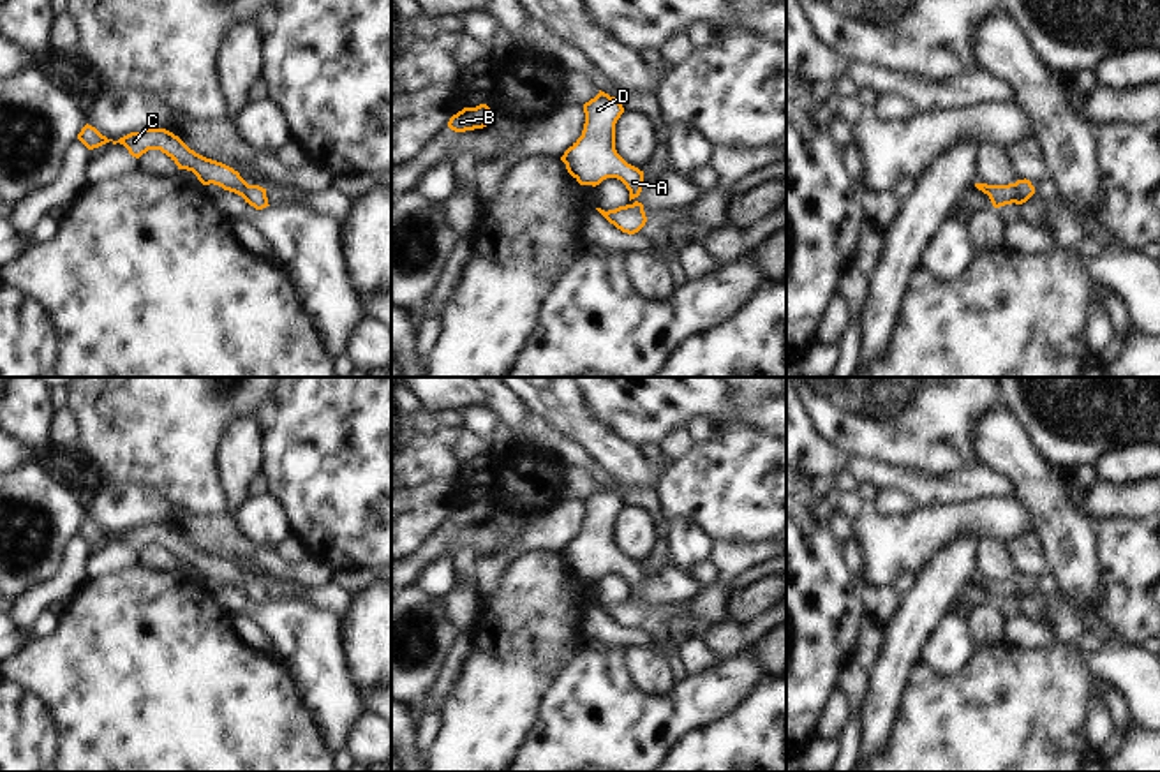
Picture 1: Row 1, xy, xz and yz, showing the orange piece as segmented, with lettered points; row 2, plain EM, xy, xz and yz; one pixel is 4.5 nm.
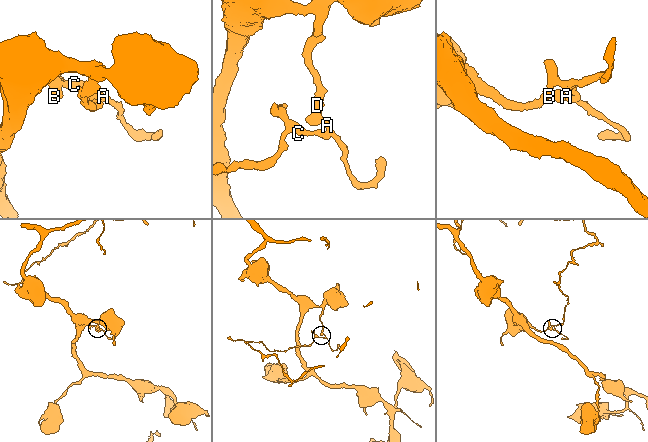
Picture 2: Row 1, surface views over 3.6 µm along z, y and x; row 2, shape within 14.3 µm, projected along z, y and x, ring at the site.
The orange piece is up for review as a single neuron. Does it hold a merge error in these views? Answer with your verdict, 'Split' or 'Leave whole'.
Split

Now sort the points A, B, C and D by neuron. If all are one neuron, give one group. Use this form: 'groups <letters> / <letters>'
groups A D / B C

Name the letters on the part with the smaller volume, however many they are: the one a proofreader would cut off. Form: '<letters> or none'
B, C

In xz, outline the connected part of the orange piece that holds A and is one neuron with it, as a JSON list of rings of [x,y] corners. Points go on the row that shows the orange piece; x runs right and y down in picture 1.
[[[601,92],[584,104],[585,123],[582,136],[564,152],[561,160],[566,164],[568,173],[580,185],[599,185],[606,178],[621,180],[629,190],[629,201],[633,199],[633,206],[643,212],[643,204],[636,201],[642,192],[643,171],[628,164],[615,150],[615,123],[624,113],[624,108],[619,99],[610,97]]]

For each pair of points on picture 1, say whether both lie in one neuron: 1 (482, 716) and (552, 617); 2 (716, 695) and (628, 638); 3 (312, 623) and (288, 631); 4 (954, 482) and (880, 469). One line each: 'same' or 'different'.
1: same
2: different
3: same
4: same

